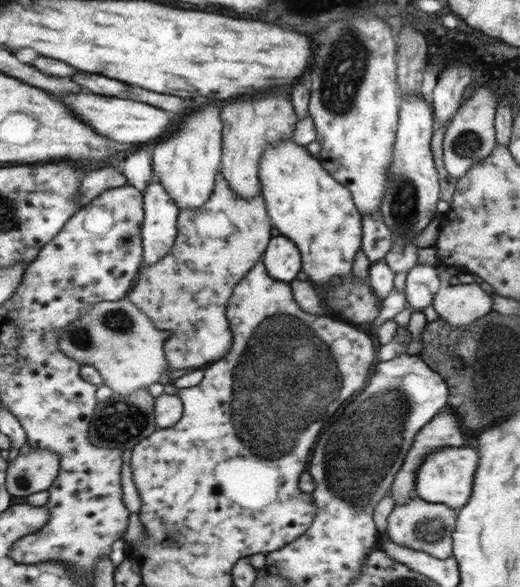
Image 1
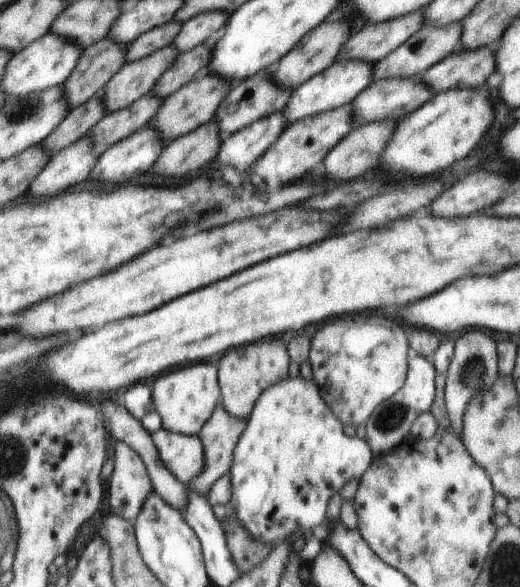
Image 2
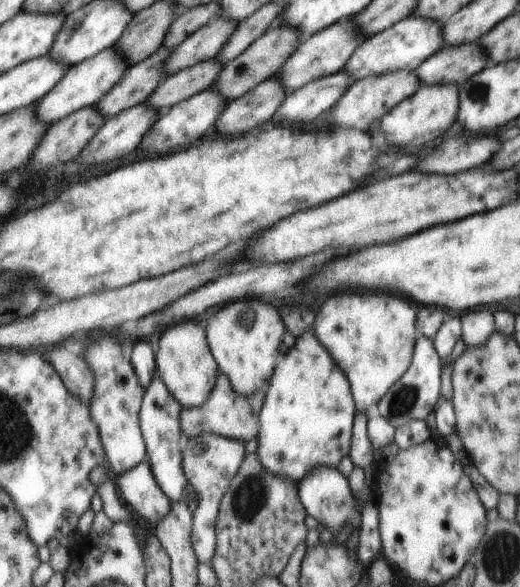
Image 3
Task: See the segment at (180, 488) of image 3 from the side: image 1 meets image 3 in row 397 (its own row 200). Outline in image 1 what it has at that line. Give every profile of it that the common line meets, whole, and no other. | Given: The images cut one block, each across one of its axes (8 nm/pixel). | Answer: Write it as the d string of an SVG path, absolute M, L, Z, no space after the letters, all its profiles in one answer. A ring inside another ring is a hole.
M154 178L143 192L144 221L141 225L143 262L156 264L171 251L177 236L179 206Z

